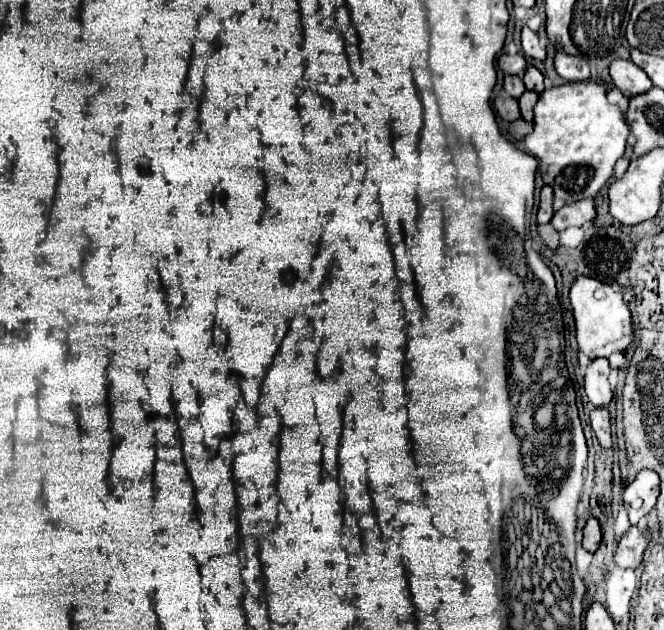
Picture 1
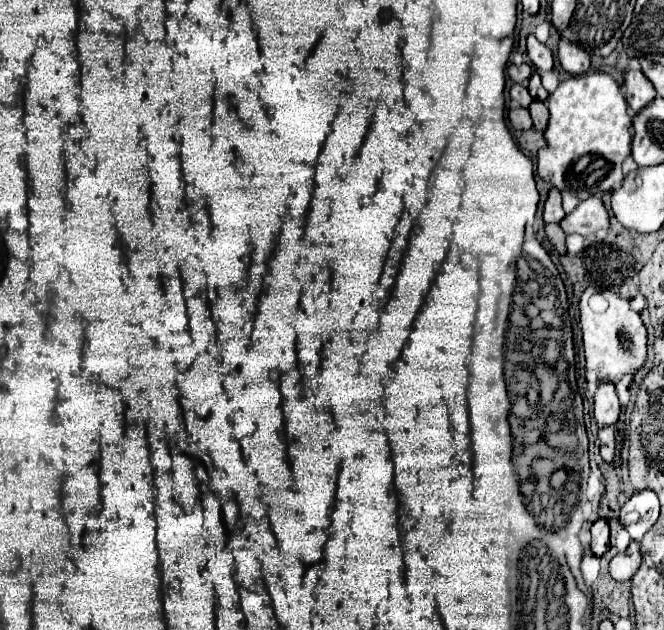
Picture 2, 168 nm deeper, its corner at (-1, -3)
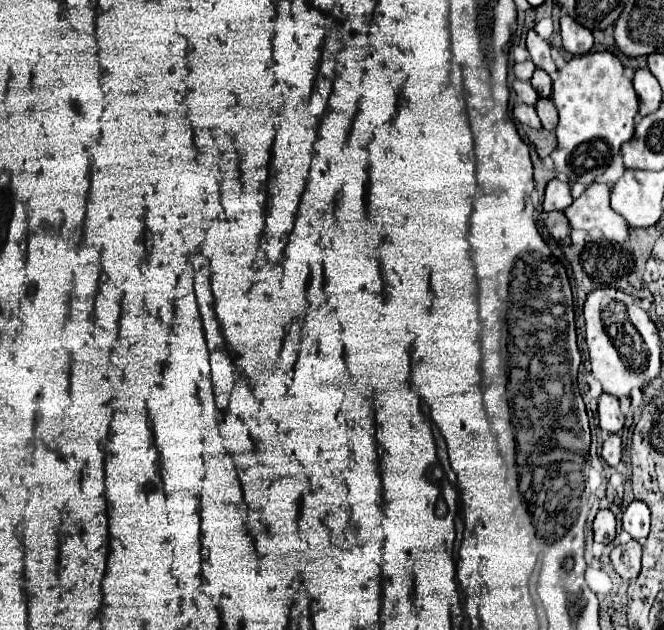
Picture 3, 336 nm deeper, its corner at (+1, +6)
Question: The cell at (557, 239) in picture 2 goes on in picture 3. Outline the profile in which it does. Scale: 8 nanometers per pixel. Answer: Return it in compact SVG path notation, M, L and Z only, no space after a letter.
M551 211L551 213L547 213L545 227L547 227L547 231L551 233L551 237L557 243L561 243L561 245L569 245L571 243L571 239L569 239L571 227L569 227L569 221L563 215L563 211Z

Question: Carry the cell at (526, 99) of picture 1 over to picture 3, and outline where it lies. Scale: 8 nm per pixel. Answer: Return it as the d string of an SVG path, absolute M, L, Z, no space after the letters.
M539 99L535 103L535 111L537 111L539 119L541 119L543 129L553 131L557 127L557 109L555 109L555 105L553 105L551 99Z

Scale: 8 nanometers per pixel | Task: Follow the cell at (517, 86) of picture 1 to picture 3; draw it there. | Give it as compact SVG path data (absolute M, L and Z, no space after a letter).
M515 79L515 81L513 81L513 89L515 89L517 99L519 99L521 103L535 105L535 101L539 99L539 95L535 93L535 89L531 87L531 83L529 83L529 81L519 81L519 79Z

